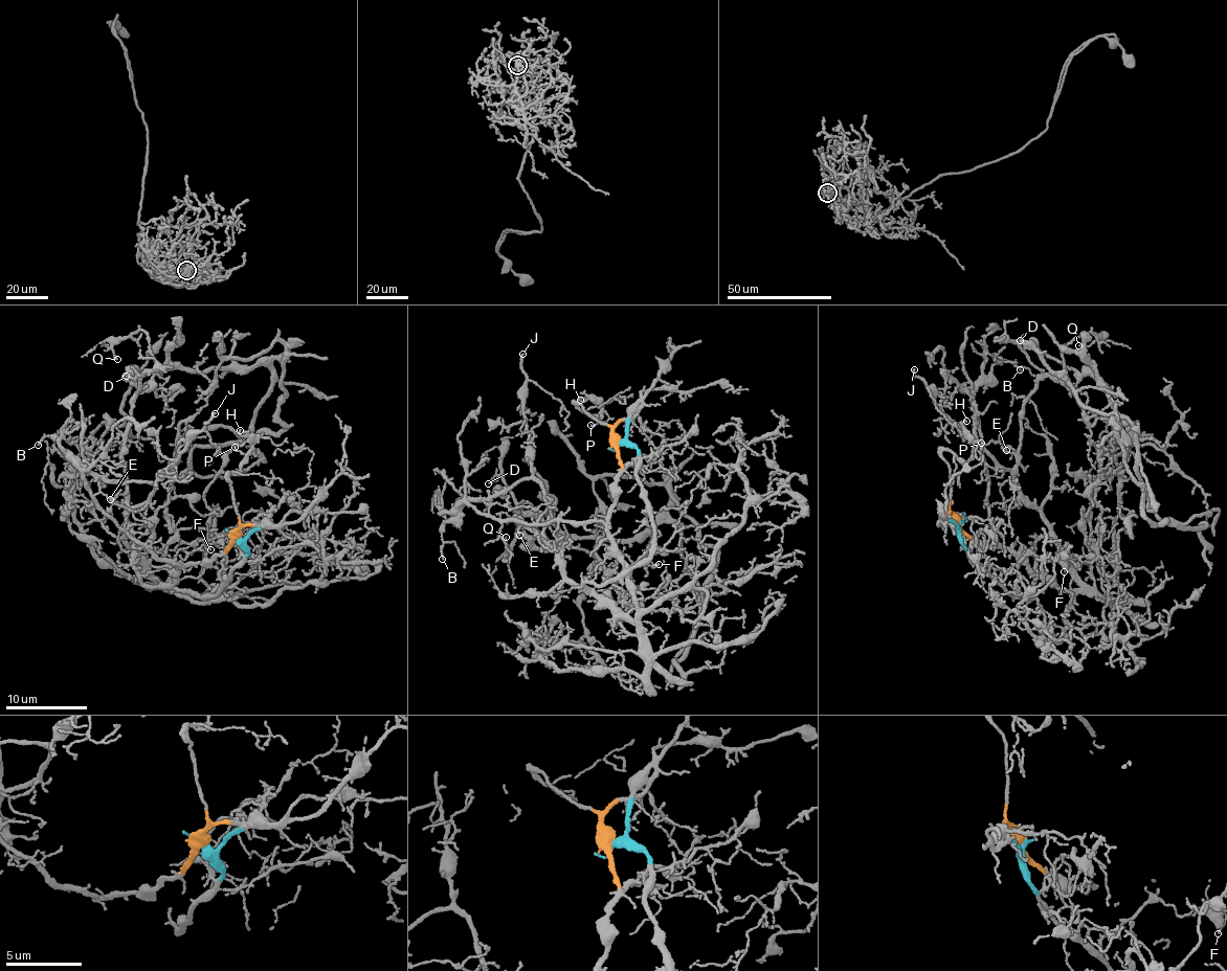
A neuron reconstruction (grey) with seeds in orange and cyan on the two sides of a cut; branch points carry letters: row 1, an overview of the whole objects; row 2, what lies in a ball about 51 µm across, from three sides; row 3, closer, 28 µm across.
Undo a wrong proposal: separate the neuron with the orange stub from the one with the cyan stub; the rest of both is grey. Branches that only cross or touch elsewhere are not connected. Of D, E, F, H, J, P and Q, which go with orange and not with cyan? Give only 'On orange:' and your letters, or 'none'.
On orange: F, H, P

